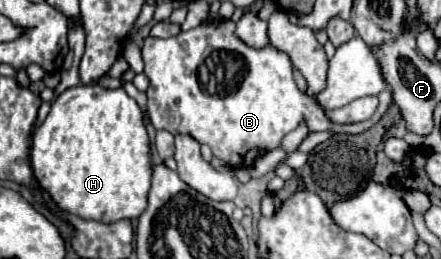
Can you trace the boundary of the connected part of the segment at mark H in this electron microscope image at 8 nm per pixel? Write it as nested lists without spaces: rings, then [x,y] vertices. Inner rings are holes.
[[[78,84],[64,90],[54,102],[48,118],[34,132],[32,166],[38,182],[50,192],[60,210],[76,214],[84,220],[116,222],[122,218],[138,218],[146,210],[148,186],[152,178],[152,152],[142,112],[124,88],[102,88]]]

